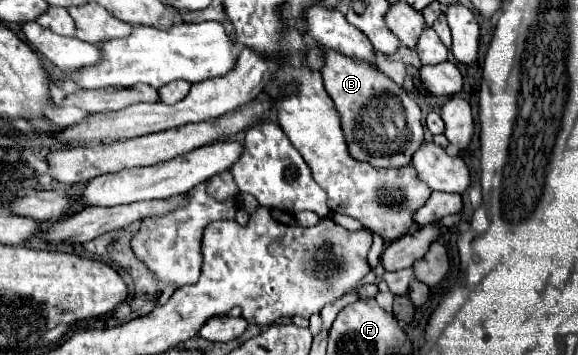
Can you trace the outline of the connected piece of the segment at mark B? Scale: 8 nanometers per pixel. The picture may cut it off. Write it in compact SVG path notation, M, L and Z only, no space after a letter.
M325 51L321 75L327 93L341 113L341 125L351 155L359 161L371 163L373 167L411 165L413 153L423 145L423 125L421 109L407 91L379 69L335 51Z

